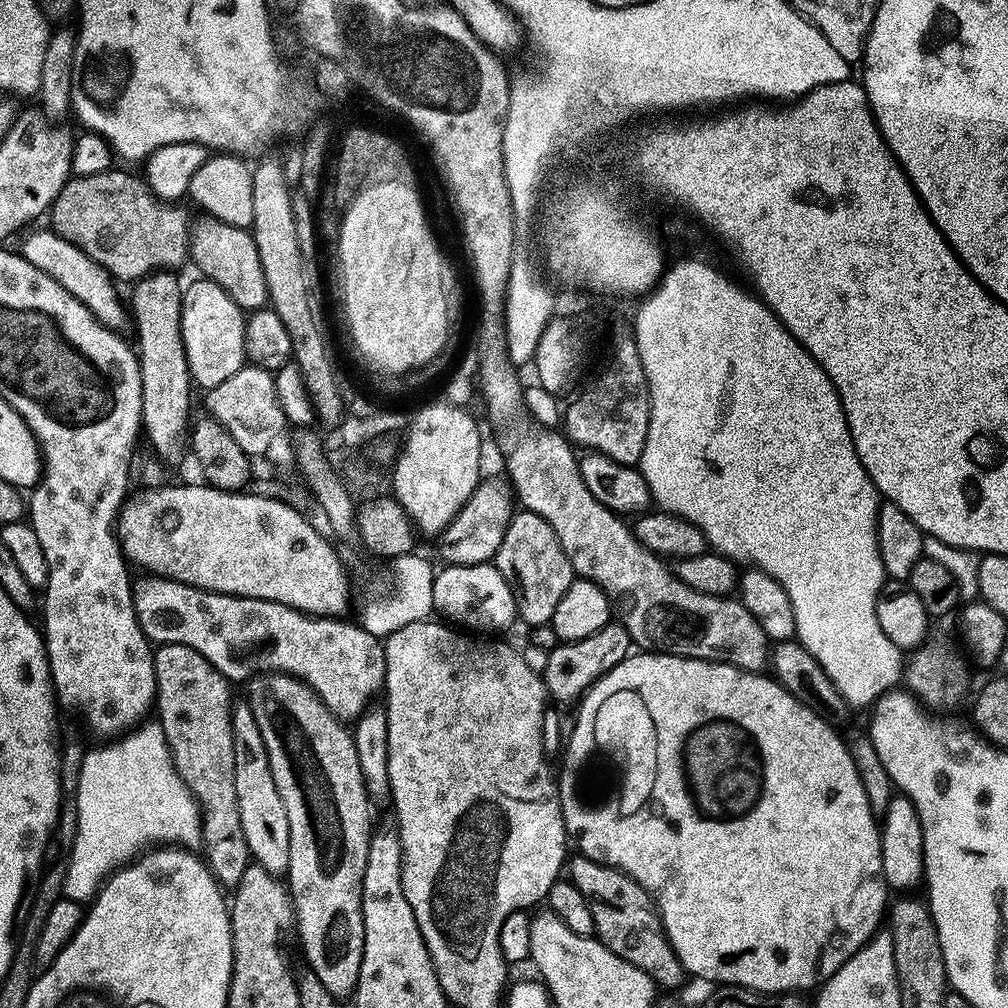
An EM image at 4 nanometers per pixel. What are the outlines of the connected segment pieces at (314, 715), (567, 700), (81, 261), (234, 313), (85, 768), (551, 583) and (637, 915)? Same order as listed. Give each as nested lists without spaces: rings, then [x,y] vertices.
[[[266,672],[253,675],[247,681],[248,696],[246,702],[252,708],[254,718],[258,722],[258,730],[262,730],[262,742],[266,742],[266,754],[270,758],[270,774],[274,774],[274,786],[278,786],[278,795],[282,798],[282,806],[286,806],[286,822],[290,822],[290,862],[286,873],[286,887],[292,897],[294,909],[294,924],[300,927],[300,944],[304,947],[304,956],[307,967],[312,968],[320,978],[324,988],[335,998],[349,997],[356,989],[359,978],[359,968],[363,958],[363,916],[362,916],[362,884],[366,872],[368,844],[374,833],[372,826],[372,812],[368,809],[370,797],[362,770],[358,766],[358,754],[352,741],[352,732],[347,728],[345,721],[339,720],[330,709],[318,698],[318,694],[308,684],[303,684],[297,676],[290,676],[286,672]]]
[[[610,622],[602,630],[594,630],[590,638],[566,640],[549,651],[546,670],[542,673],[545,693],[560,704],[575,705],[614,666],[618,666],[633,651],[634,645],[626,626]]]
[[[47,227],[44,228],[38,229],[37,232],[23,233],[25,236],[20,248],[18,247],[19,255],[24,256],[26,262],[38,266],[38,270],[42,270],[50,278],[54,278],[58,286],[70,290],[70,294],[74,294],[74,298],[78,298],[80,304],[86,305],[90,314],[94,314],[94,318],[102,326],[120,330],[124,324],[124,312],[126,316],[126,304],[125,301],[124,304],[120,301],[120,296],[116,293],[117,285],[112,277],[94,263],[81,248],[74,246]]]
[[[197,278],[185,287],[180,302],[180,333],[188,363],[188,373],[204,390],[212,389],[244,367],[244,326],[246,316],[230,294],[212,280]]]
[[[158,722],[148,723],[141,723],[111,742],[101,743],[104,745],[93,752],[85,751],[74,793],[76,837],[64,879],[63,895],[69,900],[91,901],[112,873],[133,863],[153,846],[183,846],[192,850],[201,843],[200,806],[176,772],[162,726]]]
[[[527,510],[517,511],[508,523],[506,538],[502,538],[502,546],[498,546],[494,563],[502,578],[506,578],[510,594],[514,594],[519,623],[527,626],[551,624],[554,610],[558,610],[558,602],[562,602],[562,594],[570,590],[574,573],[570,558],[566,558],[566,550],[562,550],[550,522]]]
[[[579,854],[567,861],[566,872],[572,884],[582,890],[582,898],[586,898],[590,914],[594,914],[596,939],[601,940],[611,952],[618,954],[618,958],[626,958],[630,966],[646,970],[646,974],[650,974],[652,981],[661,989],[676,990],[672,988],[683,986],[686,973],[682,962],[668,941],[652,895],[637,880],[611,864],[599,864],[597,860]]]

